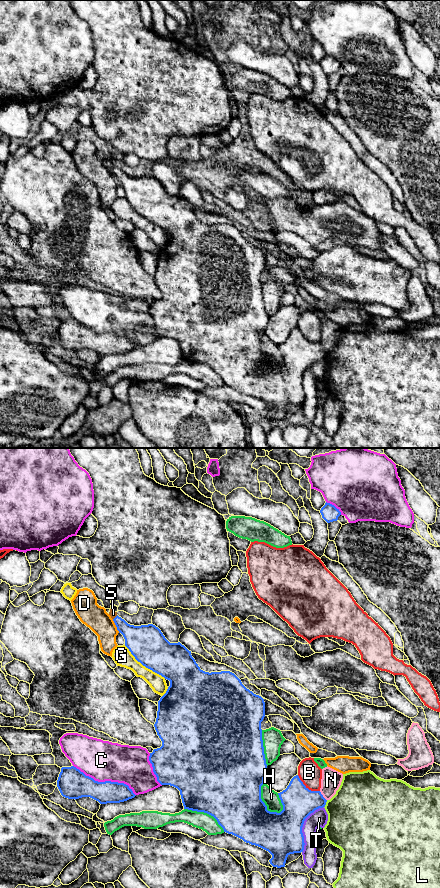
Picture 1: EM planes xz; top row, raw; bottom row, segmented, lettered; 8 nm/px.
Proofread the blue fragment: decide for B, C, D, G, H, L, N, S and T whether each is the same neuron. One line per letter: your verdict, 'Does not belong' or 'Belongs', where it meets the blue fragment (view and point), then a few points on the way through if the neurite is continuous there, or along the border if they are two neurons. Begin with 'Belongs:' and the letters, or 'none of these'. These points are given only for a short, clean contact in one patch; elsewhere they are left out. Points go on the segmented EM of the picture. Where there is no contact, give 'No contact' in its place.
Belongs: S
B: Does not belong. Touches blue at xz (307, 788)
C: Does not belong. Touches blue at xz (105, 781)
D: Does not belong. Touches blue at xz (116, 626). Boundary: xz (112, 619), (119, 632)
G: Does not belong. Touches blue at xz (144, 665)
H: Does not belong. Touches blue at xz (263, 802)
L: Does not belong. Touches blue at xz (325, 804)
N: Does not belong. Touches blue at xz (322, 796)
S: Belongs. Touches blue at xz (115, 617). Path across: xz (137, 638), (115, 617), (113, 614)
T: Does not belong. Touches blue at xz (302, 826). Boundary: xz (323, 806), (315, 809), (304, 821), (302, 852)

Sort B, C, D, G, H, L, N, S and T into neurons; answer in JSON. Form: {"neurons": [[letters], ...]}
{"neurons": [["B"], ["C"], ["D"], ["G"], ["H"], ["L"], ["N"], ["S"], ["T"]]}

